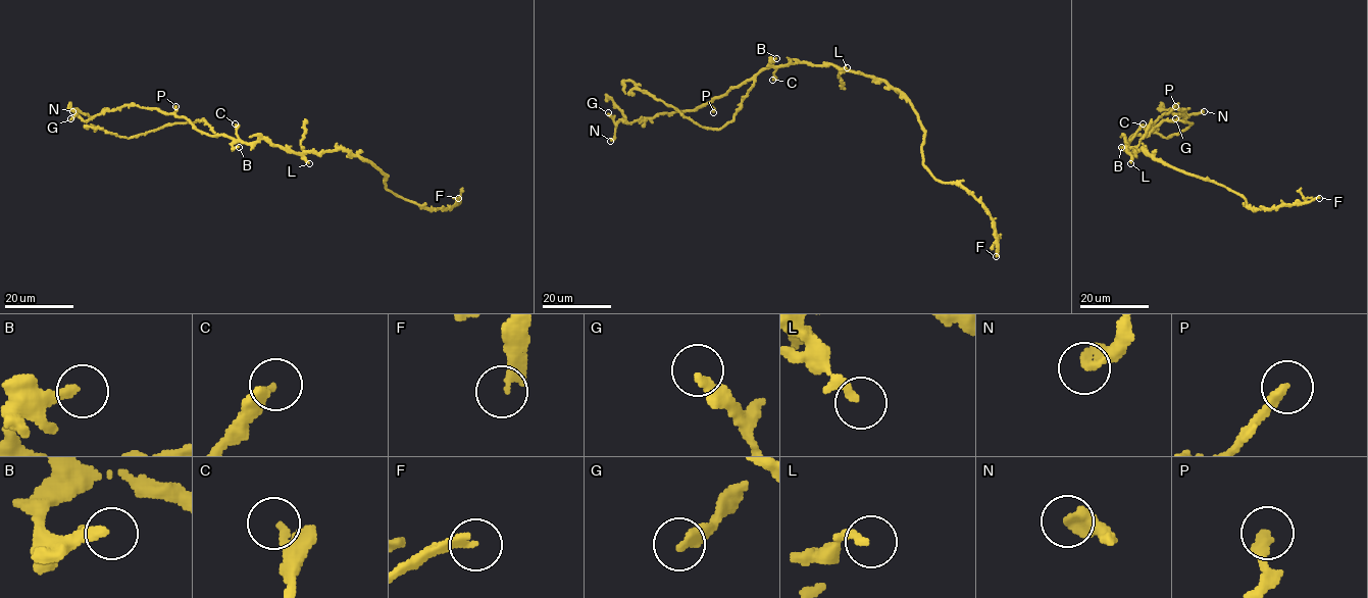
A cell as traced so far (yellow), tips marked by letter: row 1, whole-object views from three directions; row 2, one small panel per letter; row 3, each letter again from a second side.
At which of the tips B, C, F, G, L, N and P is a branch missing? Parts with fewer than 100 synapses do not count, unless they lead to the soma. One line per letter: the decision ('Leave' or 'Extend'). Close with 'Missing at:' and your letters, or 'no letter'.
B: Leave
C: Leave
F: Extend
G: Leave
L: Leave
N: Leave
P: Leave
Missing at: F

